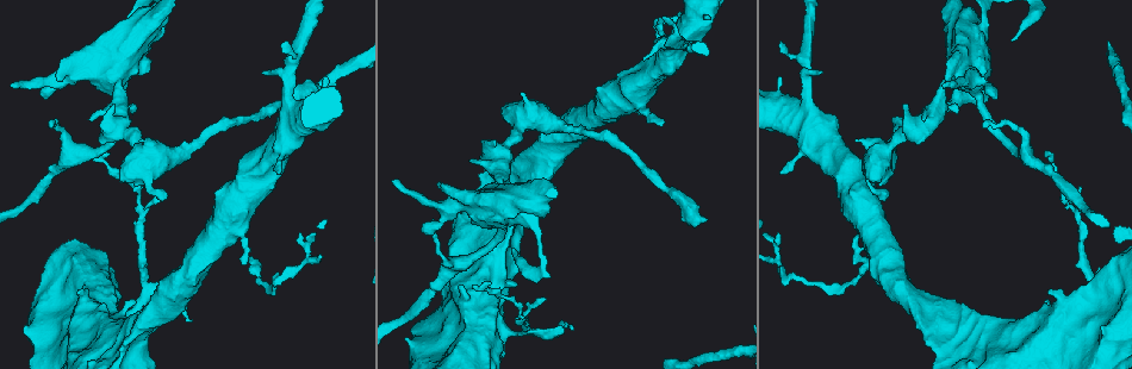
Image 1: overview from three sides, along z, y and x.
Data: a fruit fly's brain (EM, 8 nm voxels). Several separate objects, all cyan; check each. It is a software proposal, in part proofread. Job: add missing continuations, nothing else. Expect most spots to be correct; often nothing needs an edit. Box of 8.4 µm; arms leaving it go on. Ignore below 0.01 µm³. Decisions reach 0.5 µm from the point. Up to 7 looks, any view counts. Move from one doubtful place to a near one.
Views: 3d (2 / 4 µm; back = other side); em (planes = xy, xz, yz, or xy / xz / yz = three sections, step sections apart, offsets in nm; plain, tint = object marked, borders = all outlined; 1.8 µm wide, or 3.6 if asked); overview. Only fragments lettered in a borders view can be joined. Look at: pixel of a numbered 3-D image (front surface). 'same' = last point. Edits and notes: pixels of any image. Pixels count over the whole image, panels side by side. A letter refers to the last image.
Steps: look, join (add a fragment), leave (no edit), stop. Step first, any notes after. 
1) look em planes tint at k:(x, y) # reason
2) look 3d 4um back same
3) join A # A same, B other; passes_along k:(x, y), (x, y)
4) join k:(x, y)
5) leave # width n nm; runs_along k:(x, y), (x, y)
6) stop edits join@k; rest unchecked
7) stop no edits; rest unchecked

look 3d 4um at 1:(707, 219) # an open end

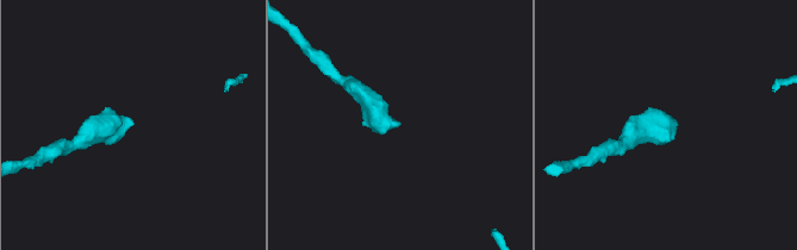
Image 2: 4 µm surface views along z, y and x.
look em xy step 16 borders at 2:(131, 121)

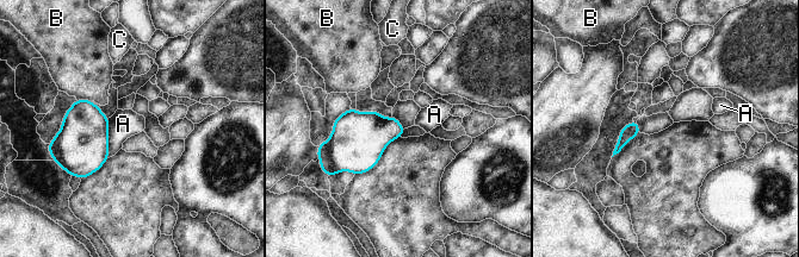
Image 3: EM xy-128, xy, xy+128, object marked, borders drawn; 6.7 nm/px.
leave # width 220 nm; longest_contact A 280 nm; A other, B other, C other; none of them fits

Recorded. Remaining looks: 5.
look 3d 4um at 1:(948, 77) # thick end

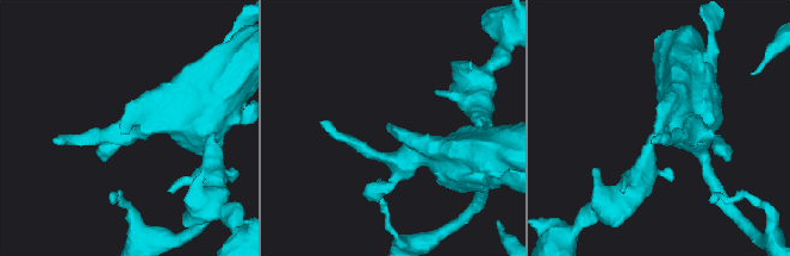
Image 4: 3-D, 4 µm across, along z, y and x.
look em planes borders at 4:(656, 133) # now the EM

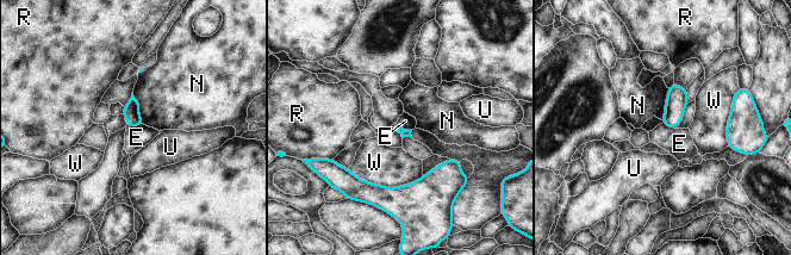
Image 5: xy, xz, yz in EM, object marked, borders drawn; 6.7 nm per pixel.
leave # E other, N other, R other, U other, W other; none of them fits

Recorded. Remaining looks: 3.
look 3d 4um at 1:(512, 248) # end of a long branch

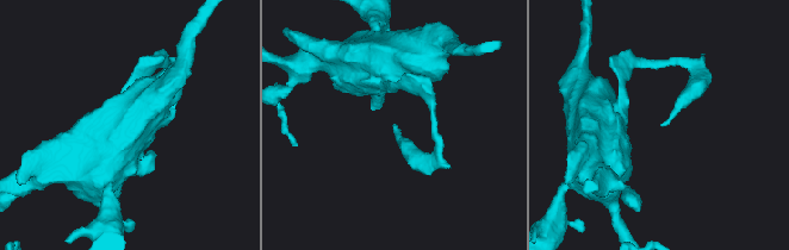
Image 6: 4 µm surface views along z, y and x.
look em xz step 4 borders at 6:(663, 123)

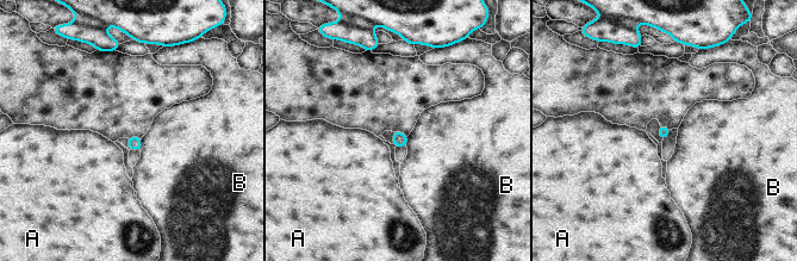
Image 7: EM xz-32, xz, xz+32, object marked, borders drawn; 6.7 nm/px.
leave # longest_contact B 80 nm; A other, B other; no lettered fragment goes on from it

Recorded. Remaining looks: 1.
stop no edits; rest unchecked

